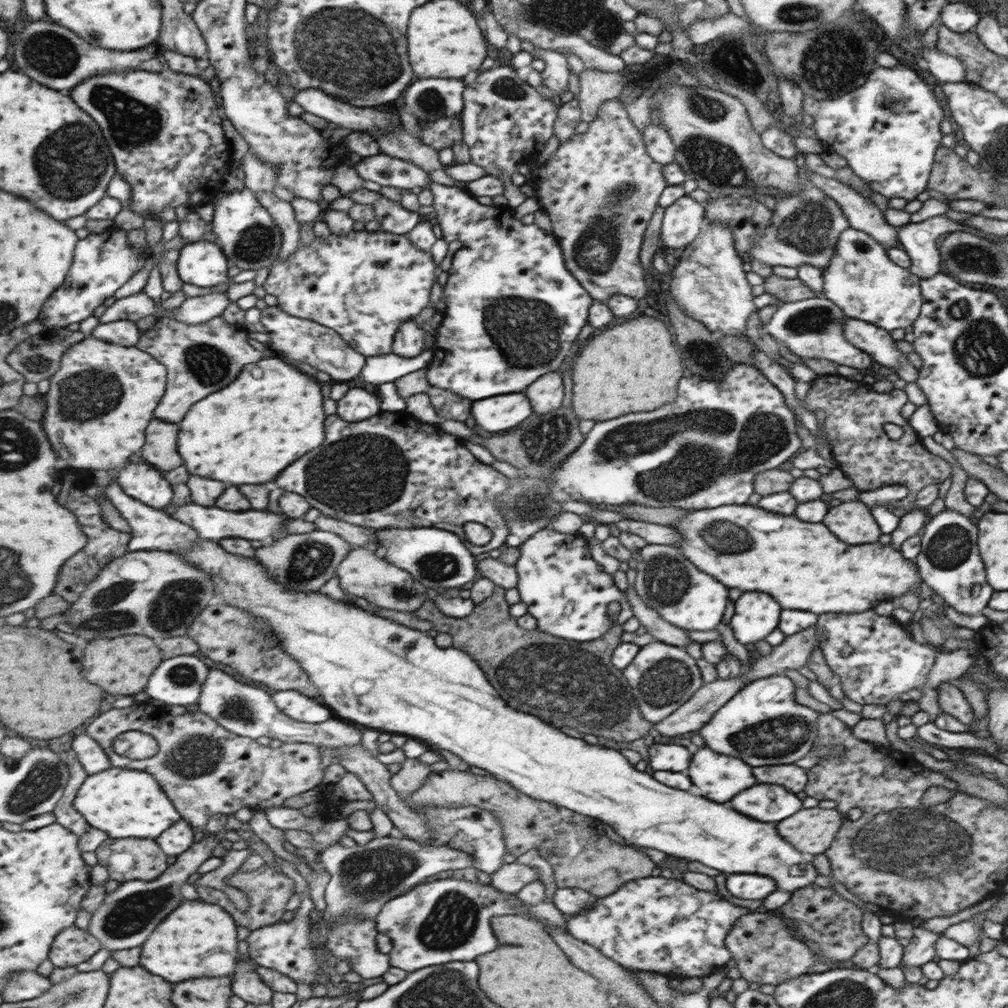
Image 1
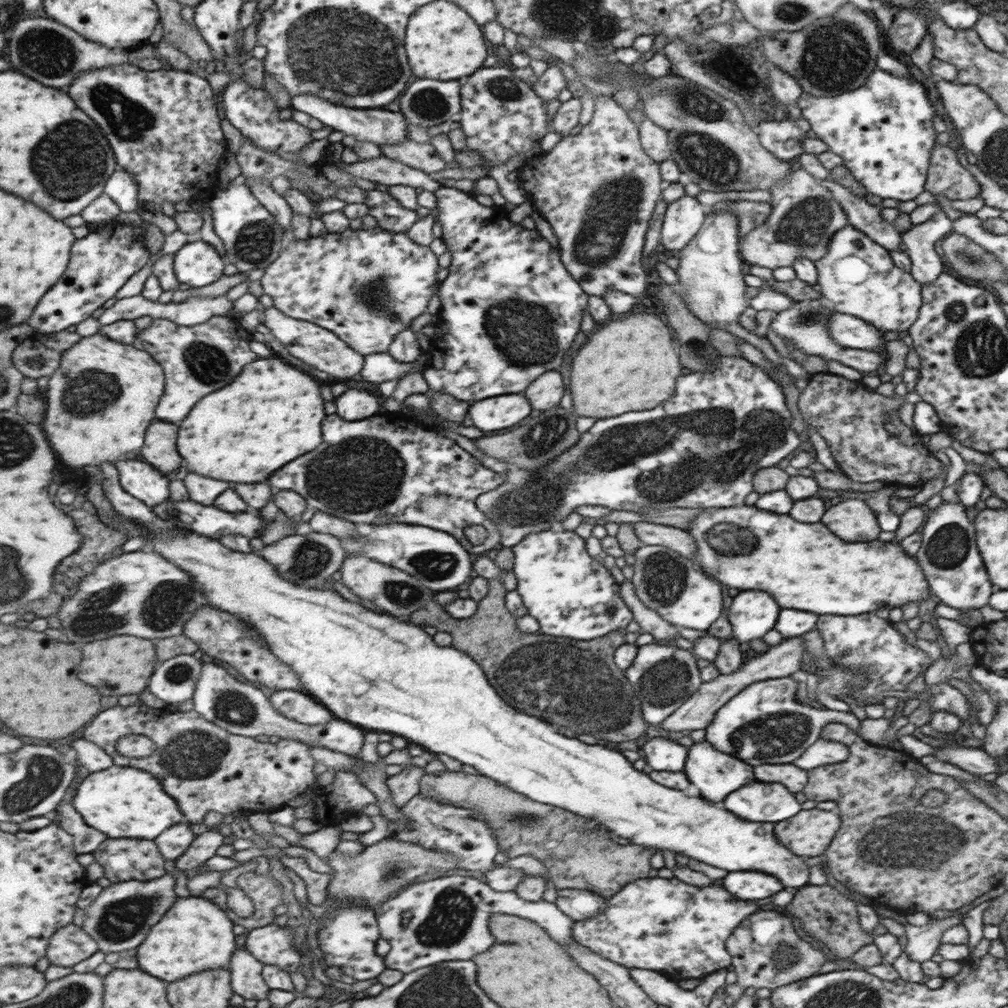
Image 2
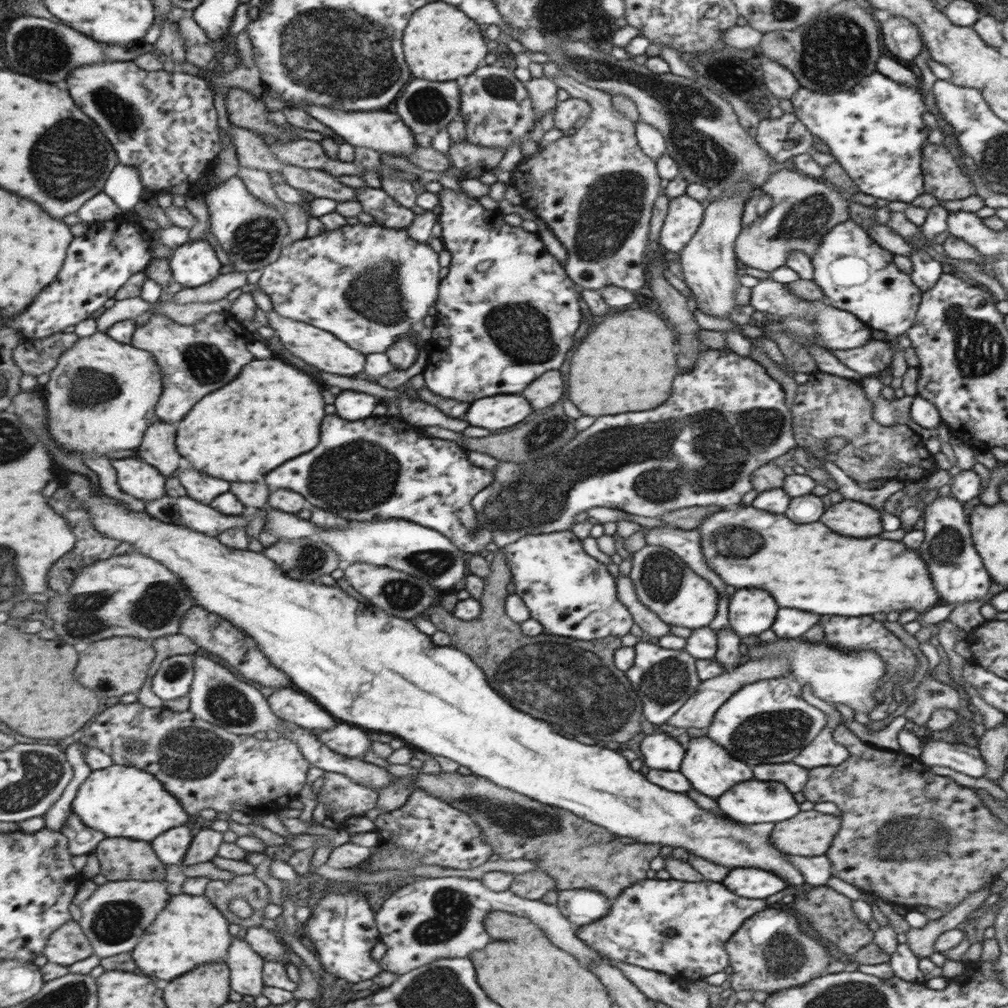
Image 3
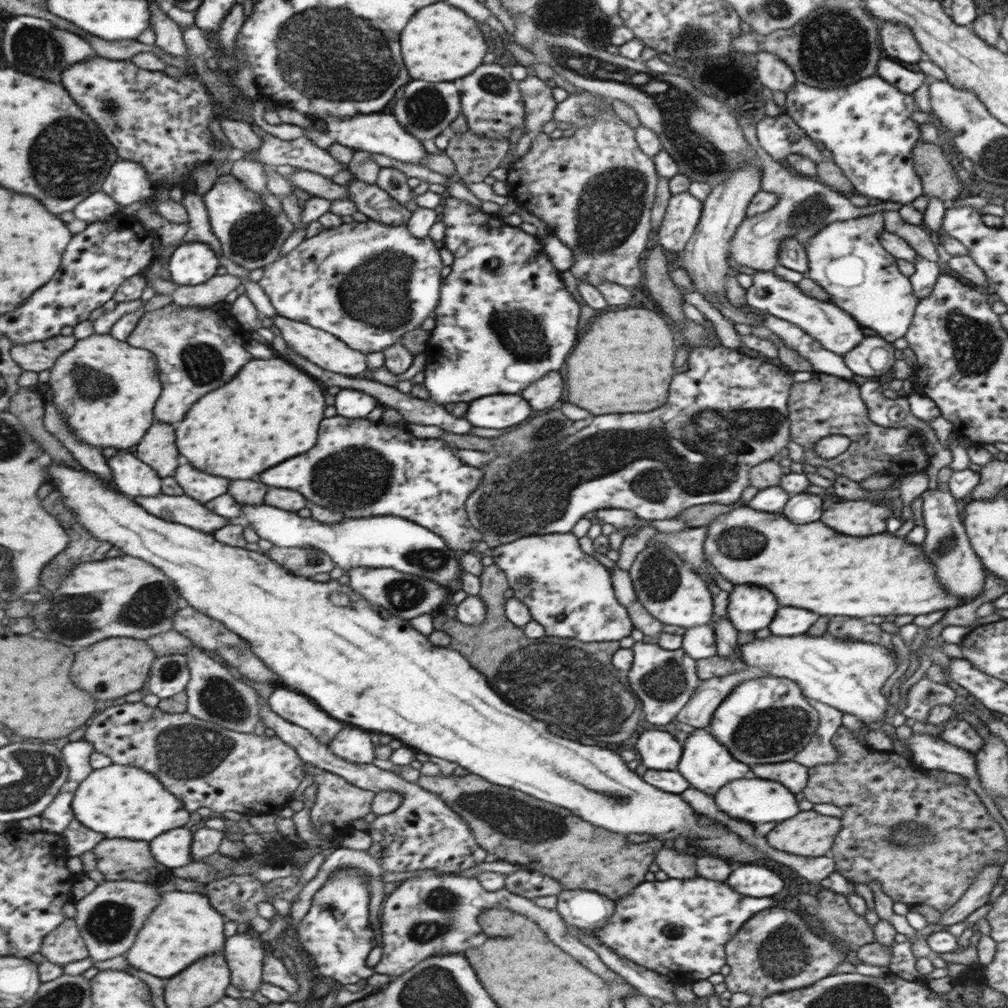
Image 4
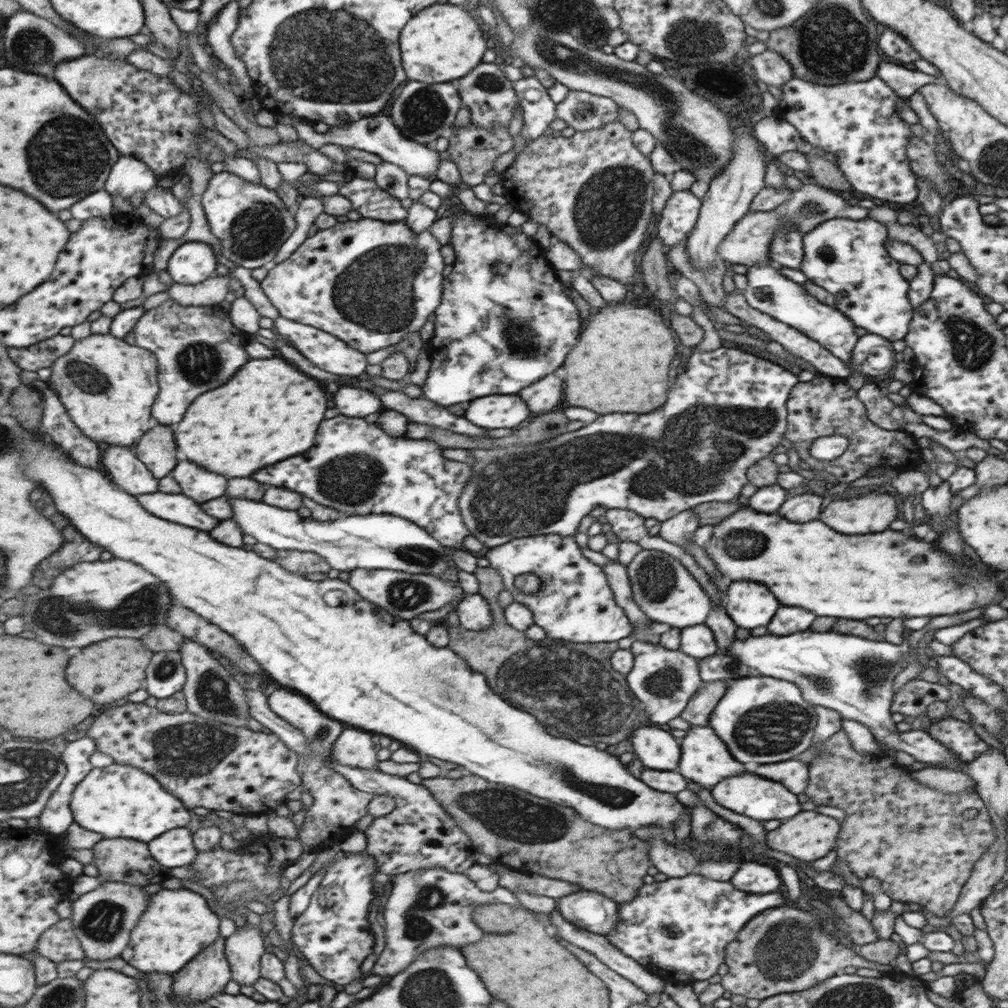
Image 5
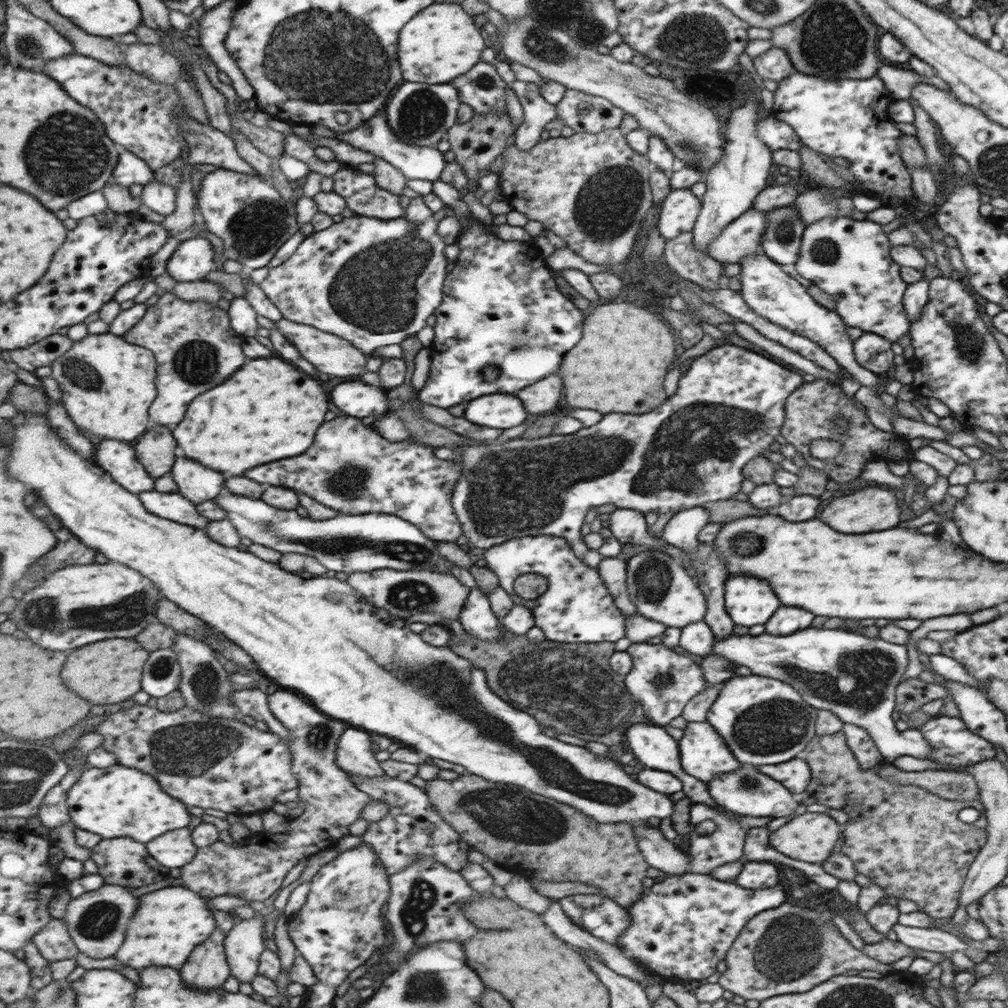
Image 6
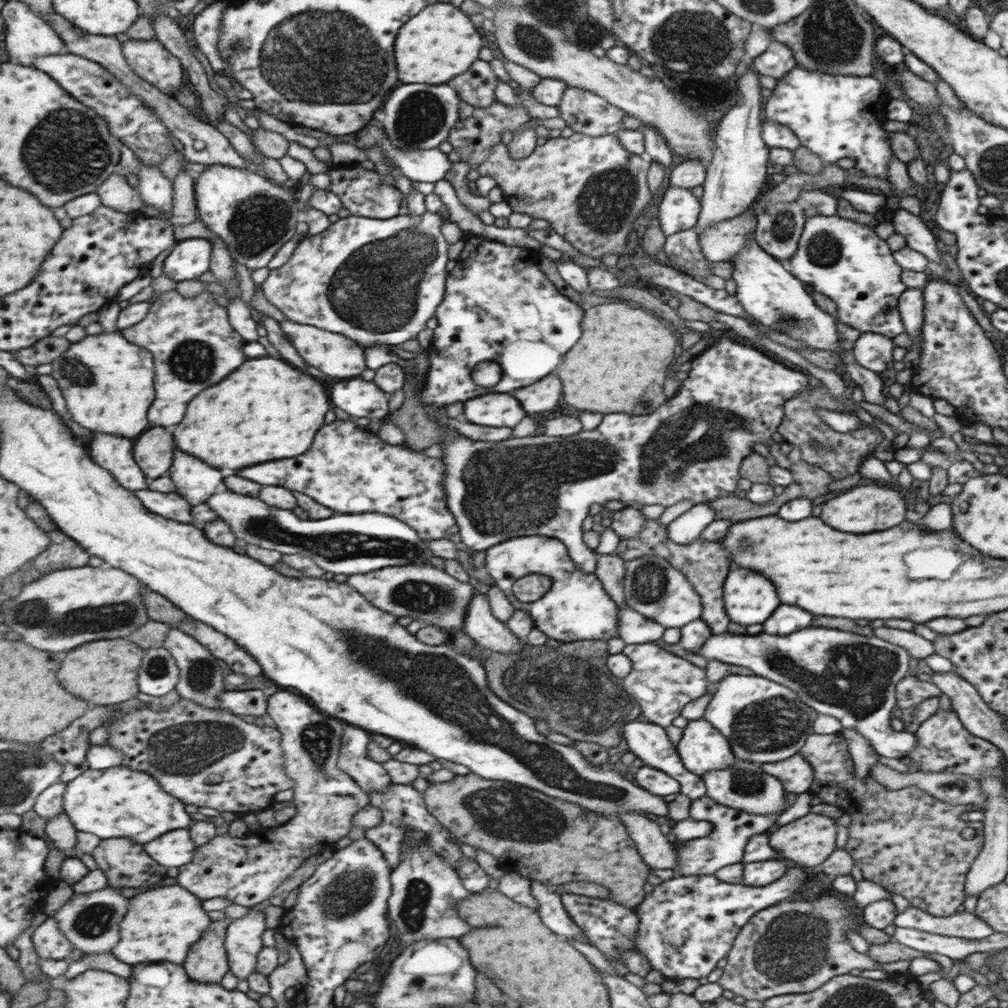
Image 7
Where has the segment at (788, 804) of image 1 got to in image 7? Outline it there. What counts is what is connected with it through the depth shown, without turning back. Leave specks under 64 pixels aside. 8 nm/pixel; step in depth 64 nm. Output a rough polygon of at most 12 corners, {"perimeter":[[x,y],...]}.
{"perimeter":[[735,757],[701,777],[707,796],[759,815],[782,812],[783,782]]}

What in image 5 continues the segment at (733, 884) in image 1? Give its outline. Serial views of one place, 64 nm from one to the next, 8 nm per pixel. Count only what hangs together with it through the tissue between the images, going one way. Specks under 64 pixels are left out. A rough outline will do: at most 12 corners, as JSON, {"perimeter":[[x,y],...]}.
{"perimeter":[[742,864],[729,881],[740,890],[776,892],[782,886],[774,868]]}

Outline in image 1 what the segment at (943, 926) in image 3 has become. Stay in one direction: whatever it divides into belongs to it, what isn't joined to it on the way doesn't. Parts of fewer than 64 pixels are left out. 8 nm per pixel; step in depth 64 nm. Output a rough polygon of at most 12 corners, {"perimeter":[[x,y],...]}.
{"perimeter":[[914,927],[902,963],[921,967],[937,956],[942,934]]}

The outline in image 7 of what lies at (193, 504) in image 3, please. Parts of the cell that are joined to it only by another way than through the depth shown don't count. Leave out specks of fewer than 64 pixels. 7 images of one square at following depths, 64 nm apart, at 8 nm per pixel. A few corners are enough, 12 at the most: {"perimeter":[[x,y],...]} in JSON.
{"perimeter":[[154,489],[135,493],[150,511],[198,525],[194,506],[179,492]]}

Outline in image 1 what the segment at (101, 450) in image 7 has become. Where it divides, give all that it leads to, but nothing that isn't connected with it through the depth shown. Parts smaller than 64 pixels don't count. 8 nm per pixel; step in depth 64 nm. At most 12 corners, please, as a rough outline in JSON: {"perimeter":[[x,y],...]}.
{"perimeter":[[128,463],[123,489],[156,510],[172,504],[174,486],[151,463]]}

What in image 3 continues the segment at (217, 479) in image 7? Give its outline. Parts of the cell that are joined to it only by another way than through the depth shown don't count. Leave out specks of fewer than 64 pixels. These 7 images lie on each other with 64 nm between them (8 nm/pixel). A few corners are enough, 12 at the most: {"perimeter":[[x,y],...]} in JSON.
{"perimeter":[[196,468],[179,479],[190,496],[212,504],[230,492],[232,482],[208,476]]}

